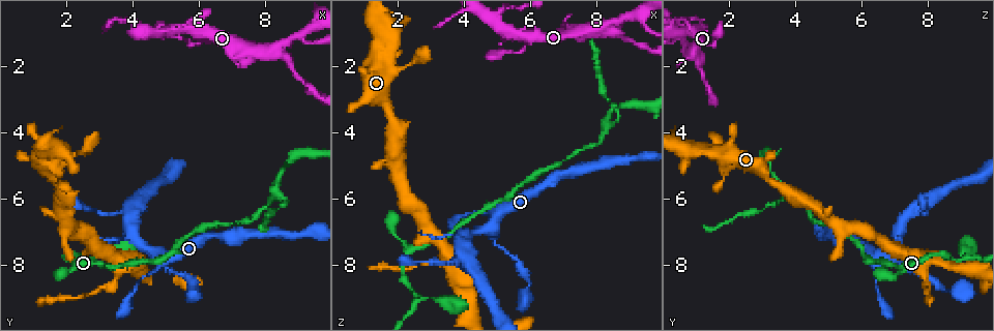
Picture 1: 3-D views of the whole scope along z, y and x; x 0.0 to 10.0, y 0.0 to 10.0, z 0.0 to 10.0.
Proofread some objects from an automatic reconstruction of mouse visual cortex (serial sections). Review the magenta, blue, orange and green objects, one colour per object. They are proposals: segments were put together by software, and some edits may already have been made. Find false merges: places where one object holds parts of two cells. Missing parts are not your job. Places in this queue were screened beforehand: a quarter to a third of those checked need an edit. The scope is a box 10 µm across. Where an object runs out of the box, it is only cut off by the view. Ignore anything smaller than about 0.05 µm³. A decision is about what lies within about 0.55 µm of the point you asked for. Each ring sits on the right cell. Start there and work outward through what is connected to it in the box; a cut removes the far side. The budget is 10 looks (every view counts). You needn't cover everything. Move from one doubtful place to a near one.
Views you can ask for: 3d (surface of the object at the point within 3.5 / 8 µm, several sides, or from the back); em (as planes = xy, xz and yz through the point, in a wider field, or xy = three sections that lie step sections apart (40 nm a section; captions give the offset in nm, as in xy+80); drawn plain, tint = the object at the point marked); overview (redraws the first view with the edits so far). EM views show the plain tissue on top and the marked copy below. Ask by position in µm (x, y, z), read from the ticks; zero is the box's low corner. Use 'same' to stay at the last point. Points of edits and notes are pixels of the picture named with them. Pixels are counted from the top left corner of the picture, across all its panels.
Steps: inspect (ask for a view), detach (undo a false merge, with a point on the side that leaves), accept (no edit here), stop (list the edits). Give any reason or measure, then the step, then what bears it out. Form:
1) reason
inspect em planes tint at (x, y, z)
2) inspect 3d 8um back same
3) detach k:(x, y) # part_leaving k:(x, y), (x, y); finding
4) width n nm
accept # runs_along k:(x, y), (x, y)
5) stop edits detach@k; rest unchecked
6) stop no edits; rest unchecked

narrows sharply
inspect 3d 3.5um at (2.30, 4.65, 1.95)

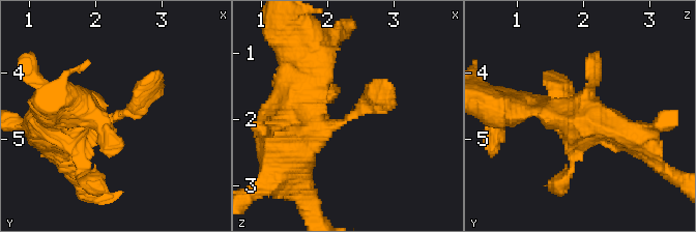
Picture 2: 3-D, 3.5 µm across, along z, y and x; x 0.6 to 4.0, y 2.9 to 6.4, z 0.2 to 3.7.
now the EM
inspect em xy step 5 tint at (2.25, 4.65, 2.00)

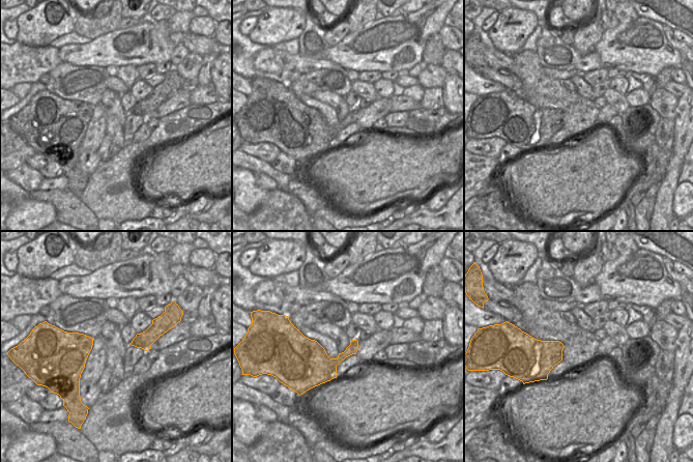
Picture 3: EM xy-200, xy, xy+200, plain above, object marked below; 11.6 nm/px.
accept # runs_along 2:(295, 139), (305, 117), (334, 128), (387, 88); all the same cell

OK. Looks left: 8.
inspect 3d 3.5um at (8.35, 5.95, 3.85)

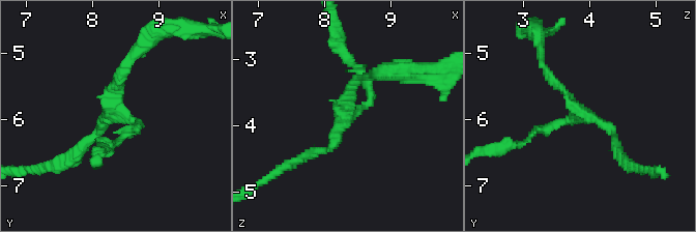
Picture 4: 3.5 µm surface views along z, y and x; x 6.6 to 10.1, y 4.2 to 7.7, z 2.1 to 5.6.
arms 3; arm_widths 150, 150, 150 nm
inspect em xy step 3 tint at (8.35, 5.90, 3.90)

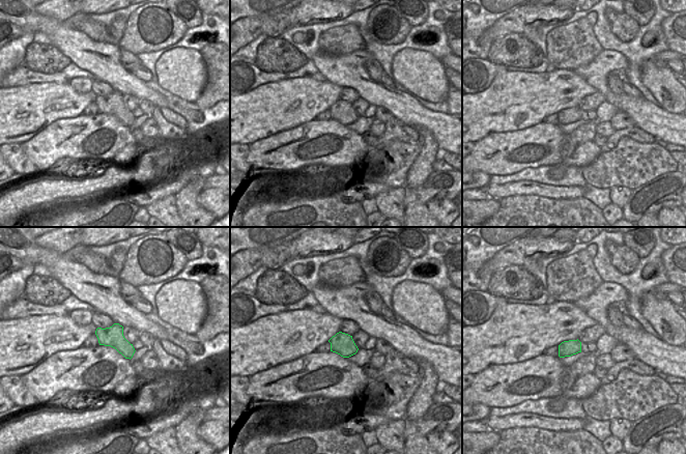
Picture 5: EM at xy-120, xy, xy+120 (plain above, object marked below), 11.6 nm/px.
accept # one cell here

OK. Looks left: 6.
four-way junction
inspect 3d 8um back at (4.85, 7.65, 6.85)

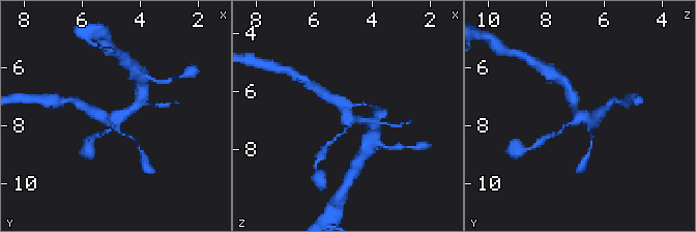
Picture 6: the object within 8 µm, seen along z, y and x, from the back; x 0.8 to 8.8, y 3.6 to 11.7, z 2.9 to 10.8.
arms 4; arm_widths 100, 150, 250, 400 nm; now the EM
inspect em xy step 5 tint same

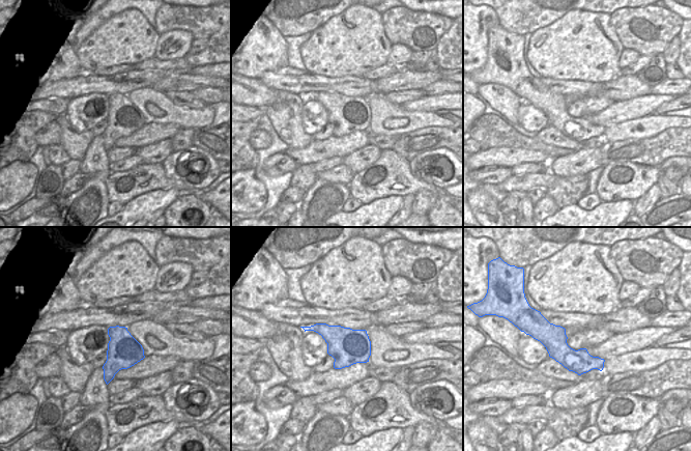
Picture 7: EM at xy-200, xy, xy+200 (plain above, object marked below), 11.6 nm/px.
width 420 nm
accept # runs_along 6:(327, 96), (348, 116), (371, 121); all the same cell

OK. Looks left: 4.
narrows sharply
inspect 3d 3.5um at (2.70, 7.95, 8.95)

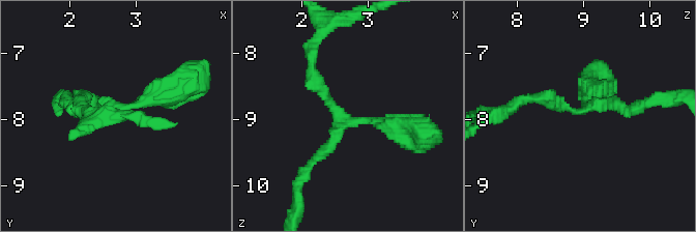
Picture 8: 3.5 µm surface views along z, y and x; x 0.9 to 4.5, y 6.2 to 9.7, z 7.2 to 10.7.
arms 3; arm_widths 150, 200, 250 nm; need the tissue
inspect em xy step 5 tint at (2.60, 7.90, 8.90)

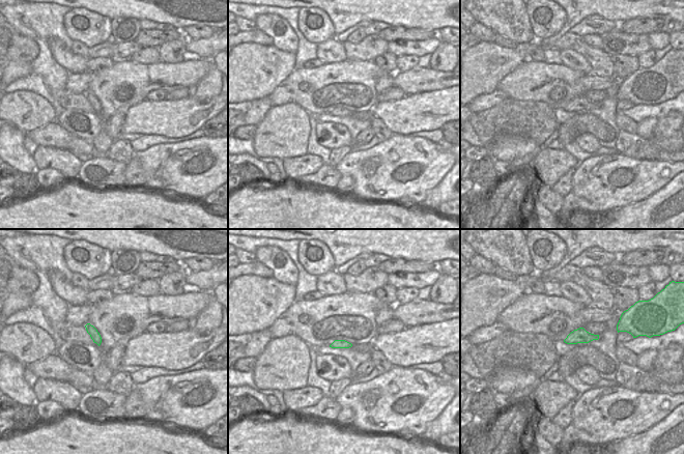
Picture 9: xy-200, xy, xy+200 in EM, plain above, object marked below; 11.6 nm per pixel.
accept # runs_along 8:(310, 62), (342, 115), (402, 128); all the same cell

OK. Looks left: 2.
stop no edits; rest unchecked

